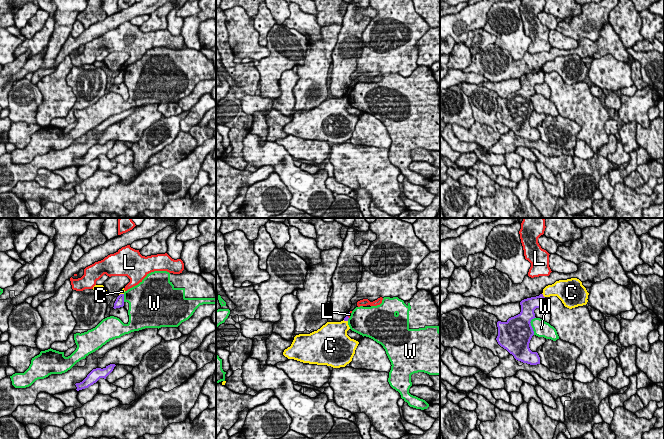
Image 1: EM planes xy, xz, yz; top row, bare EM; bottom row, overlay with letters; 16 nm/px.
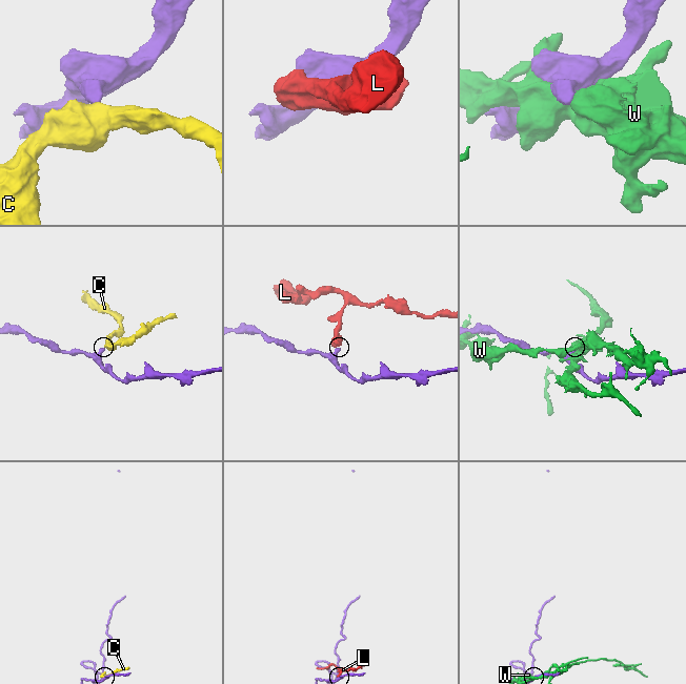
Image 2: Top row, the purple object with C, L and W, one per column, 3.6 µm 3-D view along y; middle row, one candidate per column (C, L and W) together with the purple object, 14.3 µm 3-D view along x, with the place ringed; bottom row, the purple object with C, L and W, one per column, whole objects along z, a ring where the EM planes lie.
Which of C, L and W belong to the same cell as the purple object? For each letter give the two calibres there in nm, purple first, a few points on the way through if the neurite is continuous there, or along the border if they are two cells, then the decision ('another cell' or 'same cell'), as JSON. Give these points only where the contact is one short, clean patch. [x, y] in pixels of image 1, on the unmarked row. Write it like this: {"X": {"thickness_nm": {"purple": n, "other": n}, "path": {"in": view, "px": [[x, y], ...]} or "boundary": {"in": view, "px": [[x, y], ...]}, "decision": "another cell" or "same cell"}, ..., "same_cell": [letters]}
{"C": {"thickness_nm": {"purple": 220, "other": 220}, "boundary": {"in": "yz", "px": [[542, 69], [544, 73]]}, "decision": "another cell"}, "L": {"thickness_nm": {"purple": 70, "other": 50}, "boundary": {"in": "xz", "px": [[350, 88], [348, 93]]}, "decision": "another cell"}, "W": {"thickness_nm": {"purple": 480, "other": 260}, "decision": "another cell"}, "same_cell": []}

